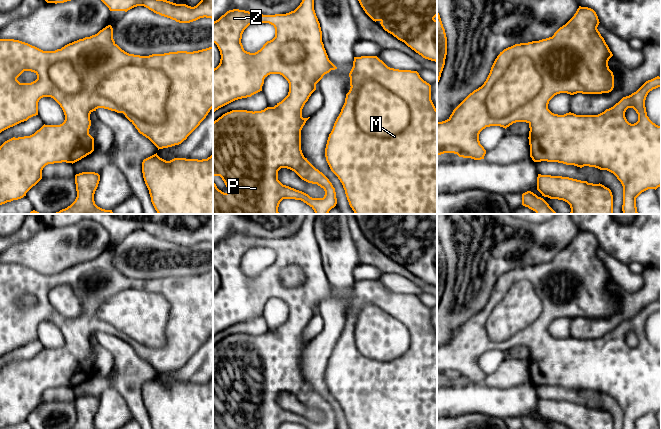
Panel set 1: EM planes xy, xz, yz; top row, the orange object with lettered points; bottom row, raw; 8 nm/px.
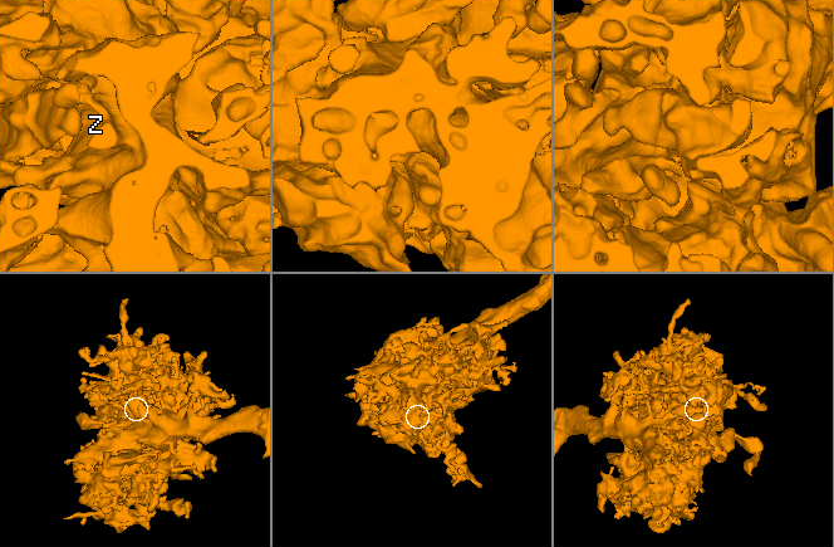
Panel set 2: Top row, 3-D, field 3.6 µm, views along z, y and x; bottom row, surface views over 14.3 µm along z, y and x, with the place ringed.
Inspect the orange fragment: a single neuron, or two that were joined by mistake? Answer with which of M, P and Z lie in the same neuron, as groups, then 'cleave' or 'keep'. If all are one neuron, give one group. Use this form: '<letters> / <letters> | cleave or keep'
M P Z | keep

